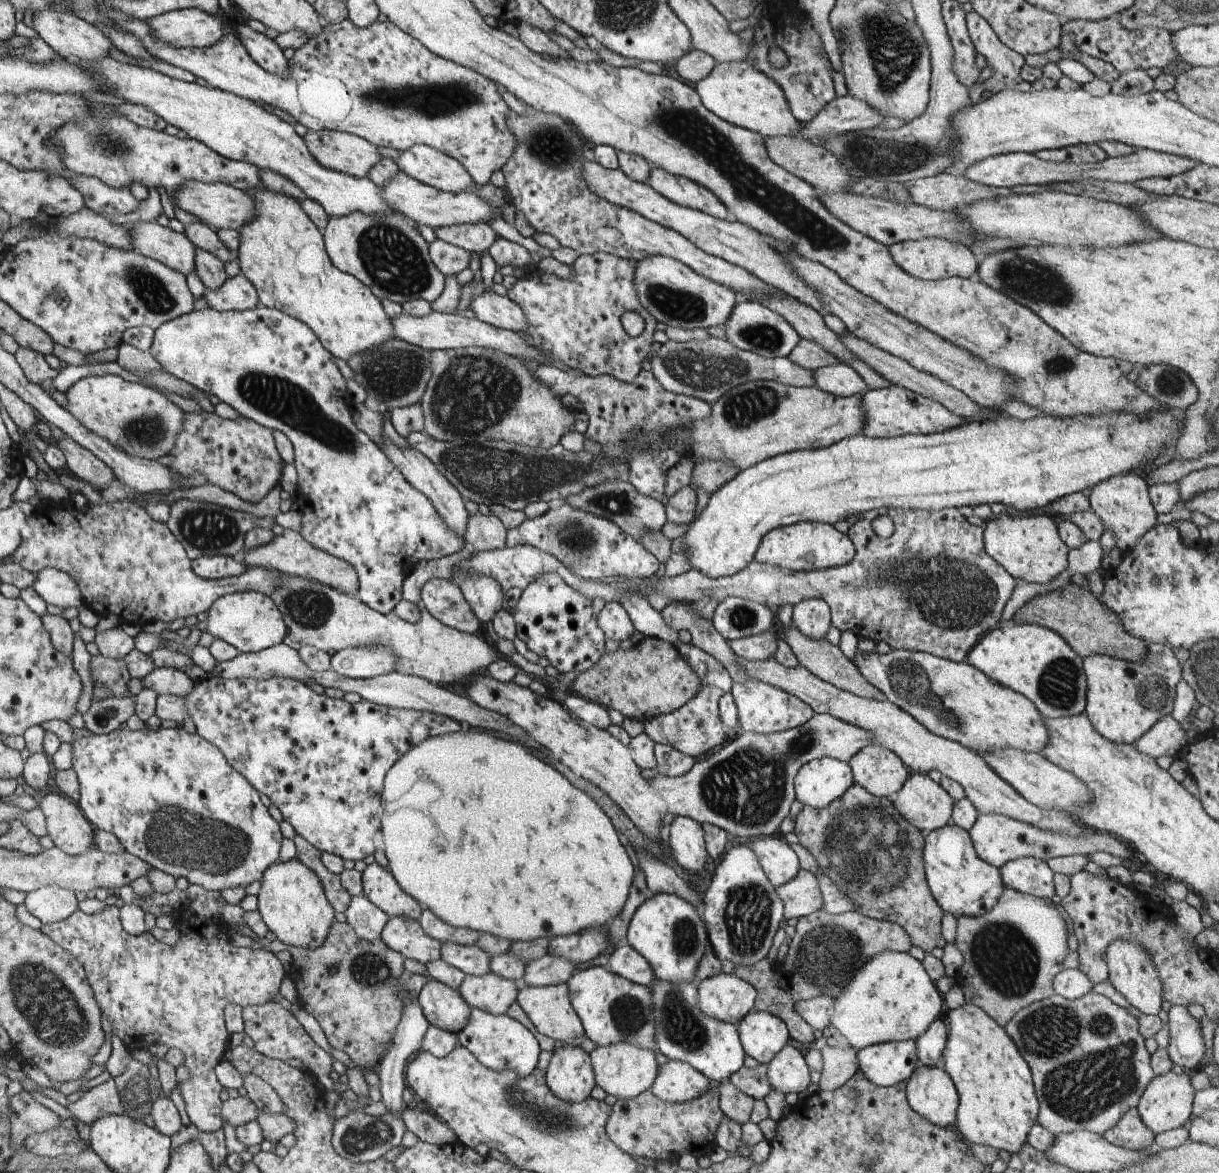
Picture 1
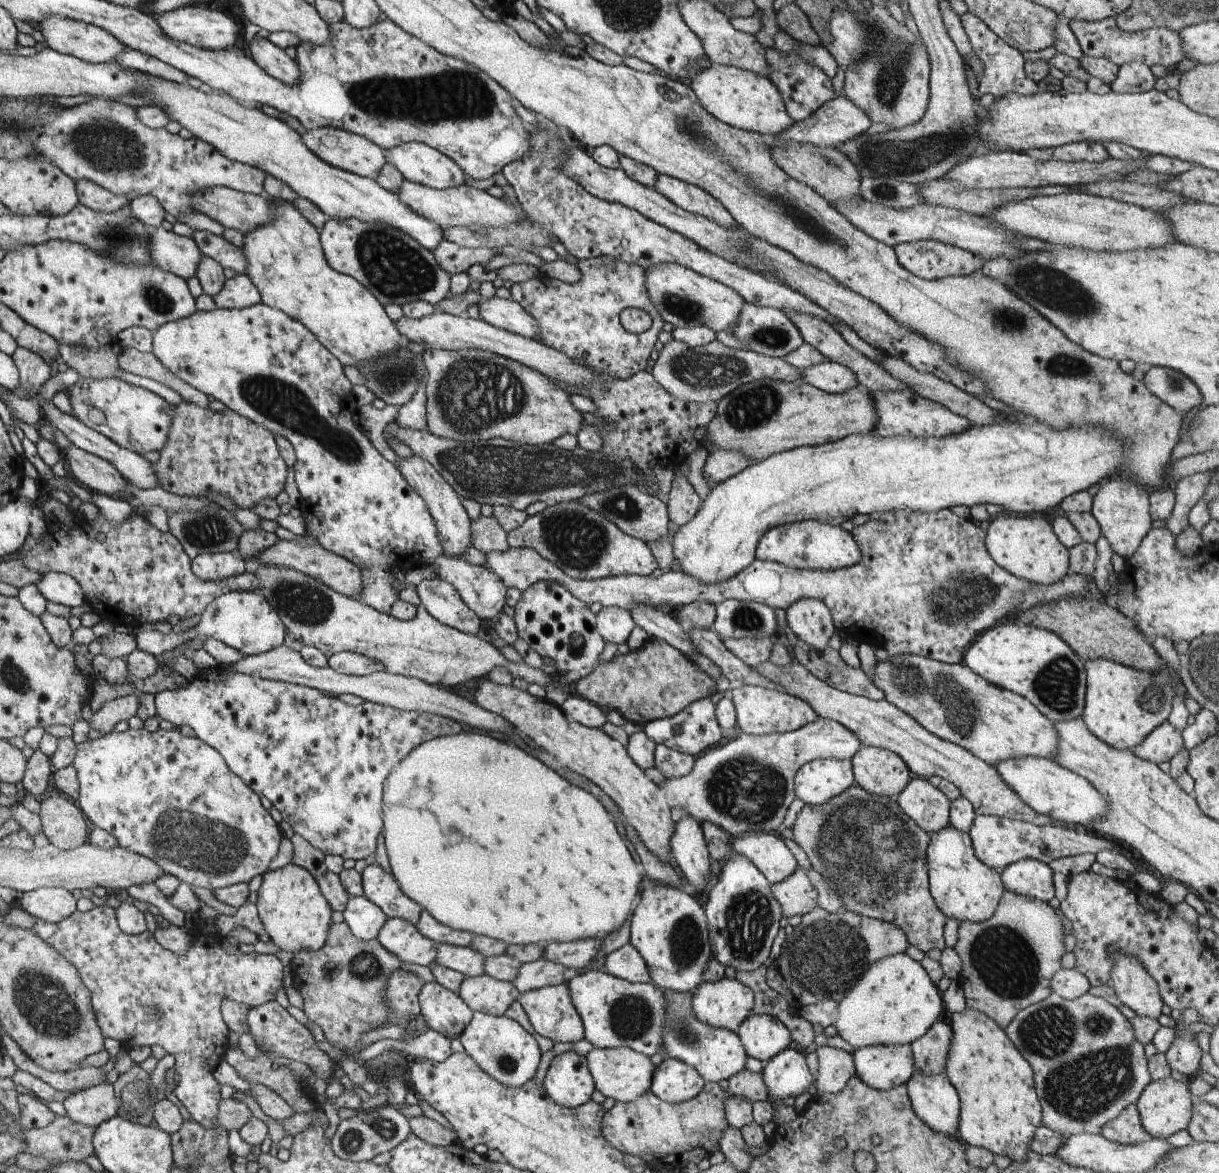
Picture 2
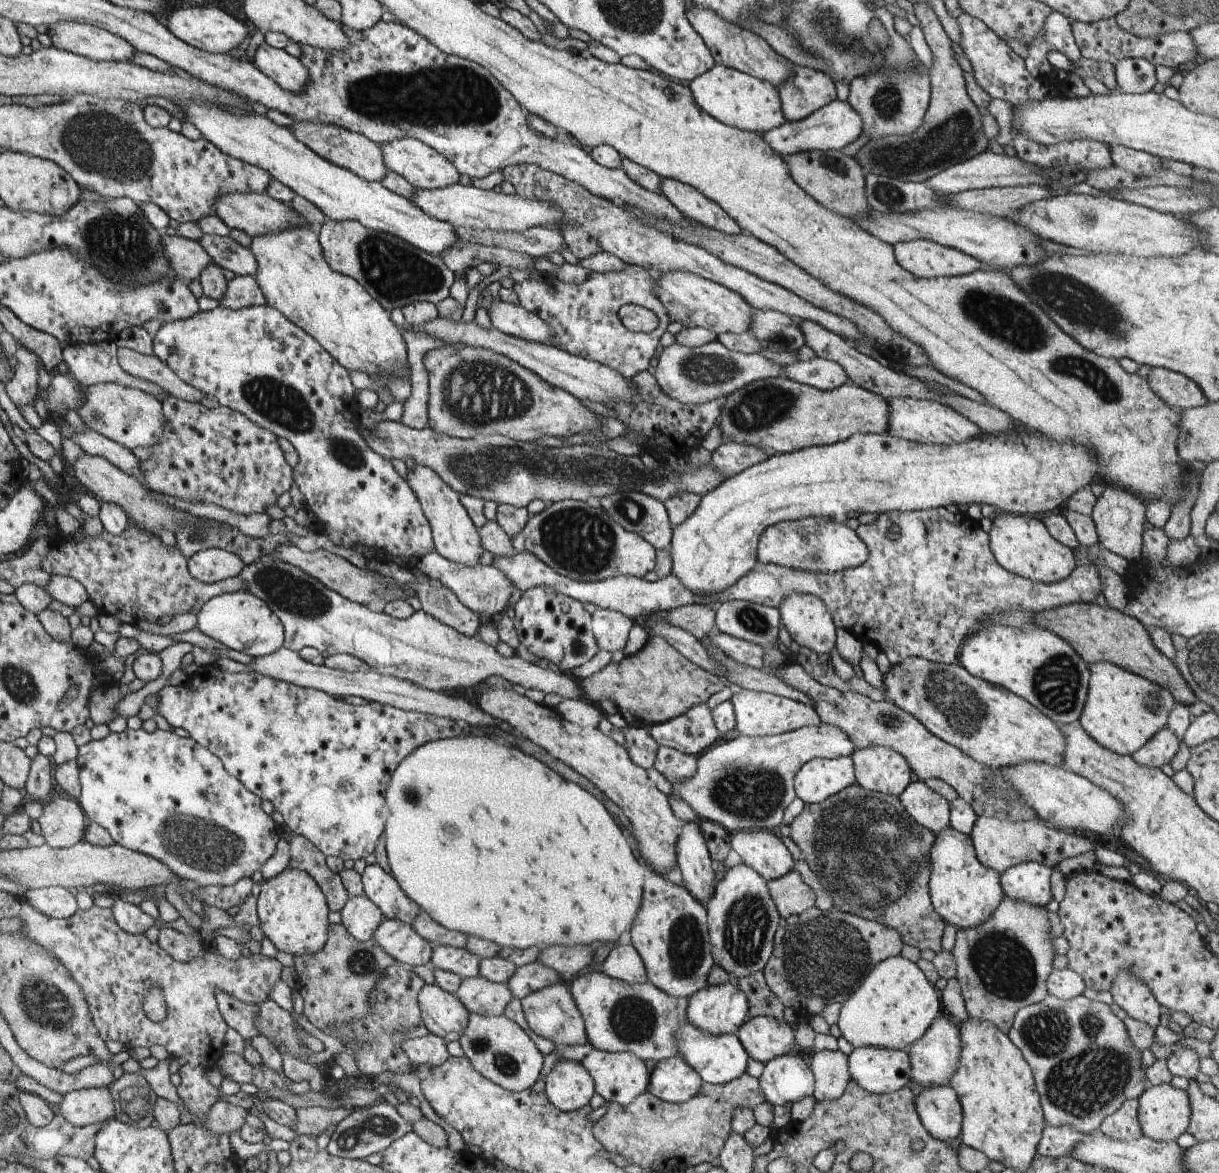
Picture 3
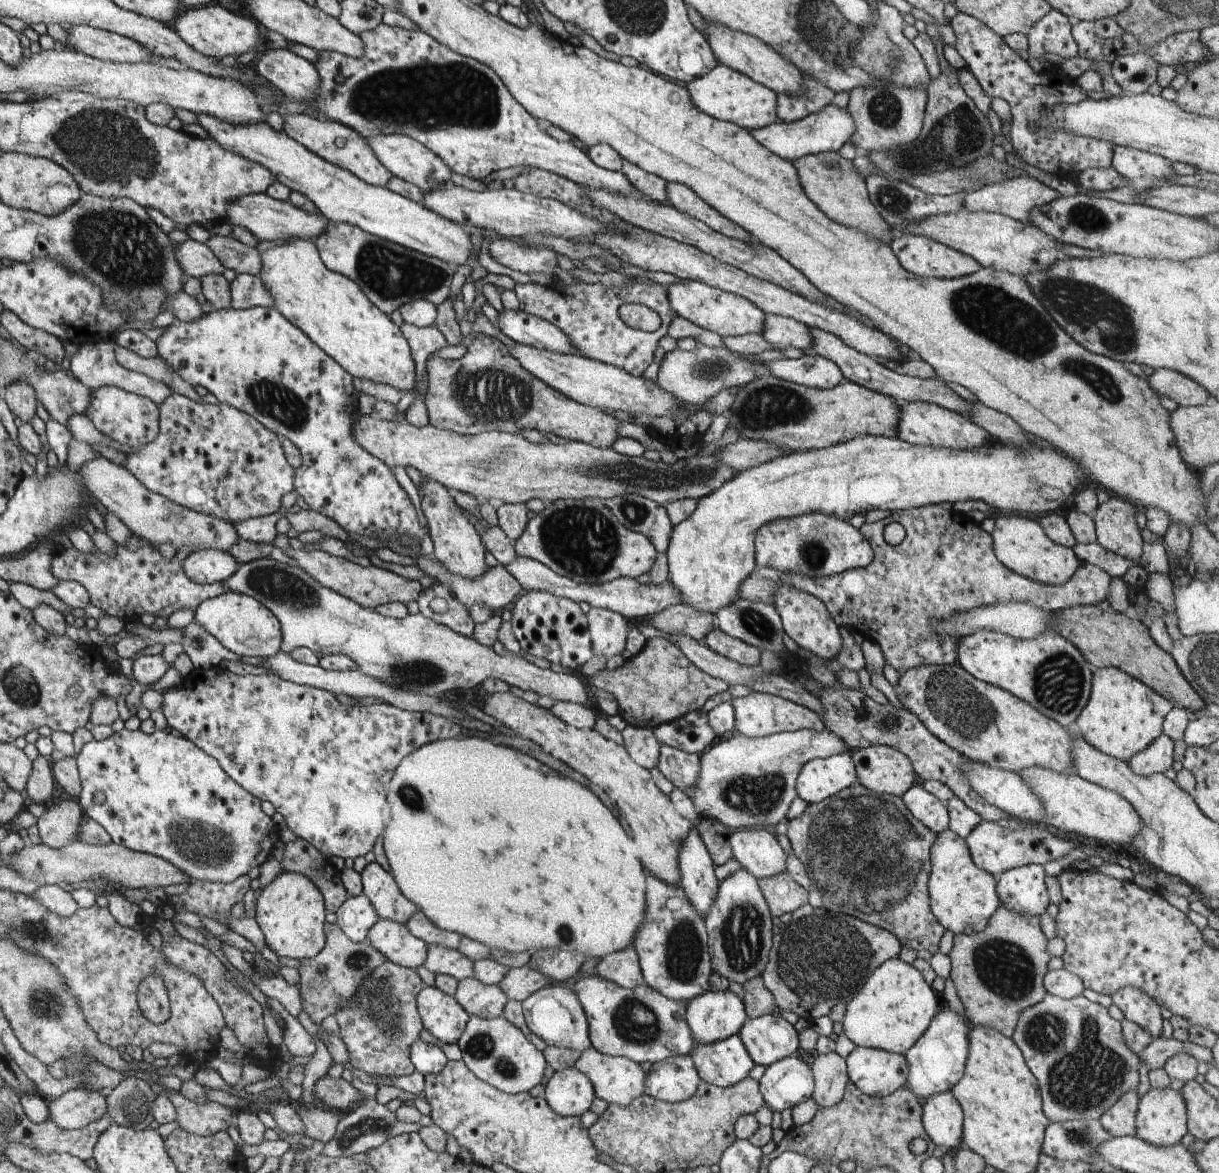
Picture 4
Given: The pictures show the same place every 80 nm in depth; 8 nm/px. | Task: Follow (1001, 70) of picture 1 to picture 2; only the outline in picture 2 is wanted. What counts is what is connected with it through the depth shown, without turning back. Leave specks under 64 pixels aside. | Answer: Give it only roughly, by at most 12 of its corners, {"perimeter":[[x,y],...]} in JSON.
{"perimeter":[[975,14],[961,23],[984,63],[978,90],[997,99],[1033,95],[1019,50]]}

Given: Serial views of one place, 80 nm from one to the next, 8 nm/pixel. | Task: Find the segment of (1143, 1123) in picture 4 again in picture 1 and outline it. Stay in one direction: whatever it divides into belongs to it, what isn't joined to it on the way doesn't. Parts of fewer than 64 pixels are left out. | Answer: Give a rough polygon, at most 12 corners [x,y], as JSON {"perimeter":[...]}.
{"perimeter":[[1168,1071],[1144,1089],[1137,1109],[1155,1134],[1183,1127],[1191,1074]]}

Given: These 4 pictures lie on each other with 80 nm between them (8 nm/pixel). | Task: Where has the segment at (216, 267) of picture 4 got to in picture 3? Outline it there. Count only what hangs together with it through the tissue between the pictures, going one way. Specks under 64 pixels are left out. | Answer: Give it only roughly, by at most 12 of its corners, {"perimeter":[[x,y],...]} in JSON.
{"perimeter":[[160,234],[174,276],[198,279],[212,257],[197,240]]}

